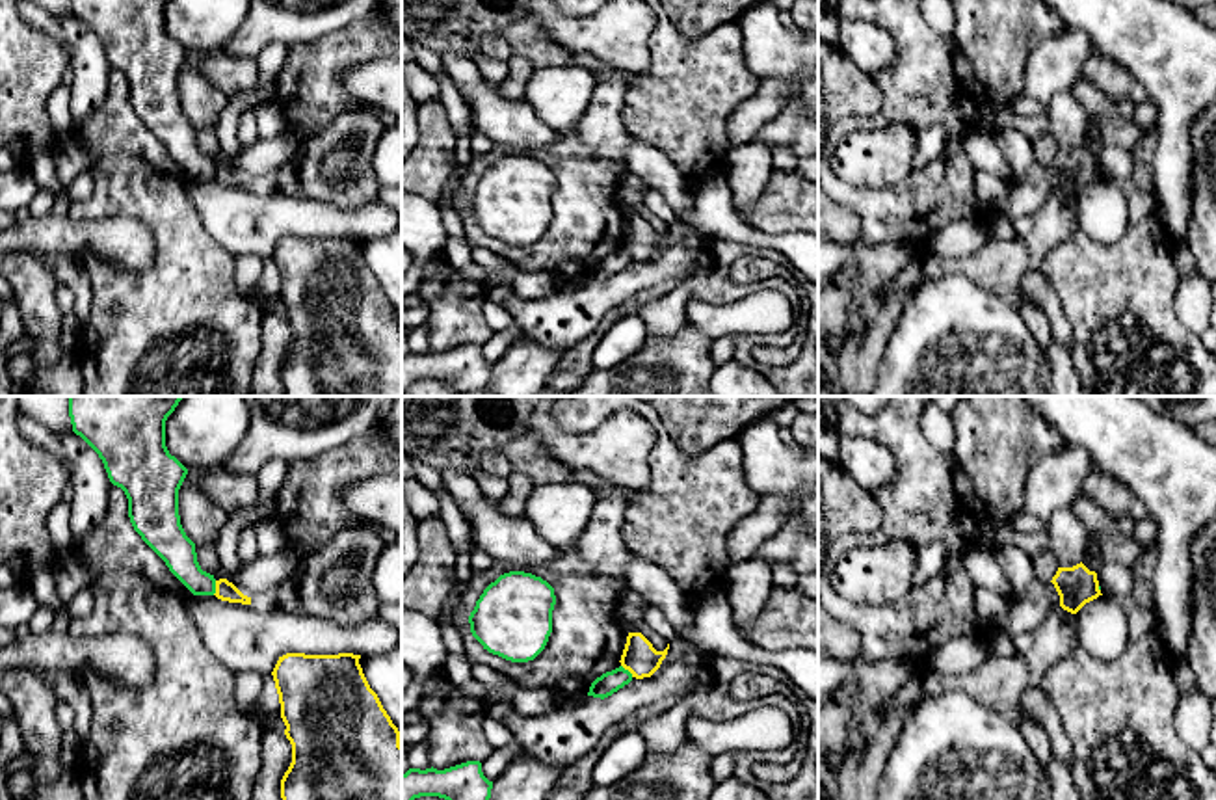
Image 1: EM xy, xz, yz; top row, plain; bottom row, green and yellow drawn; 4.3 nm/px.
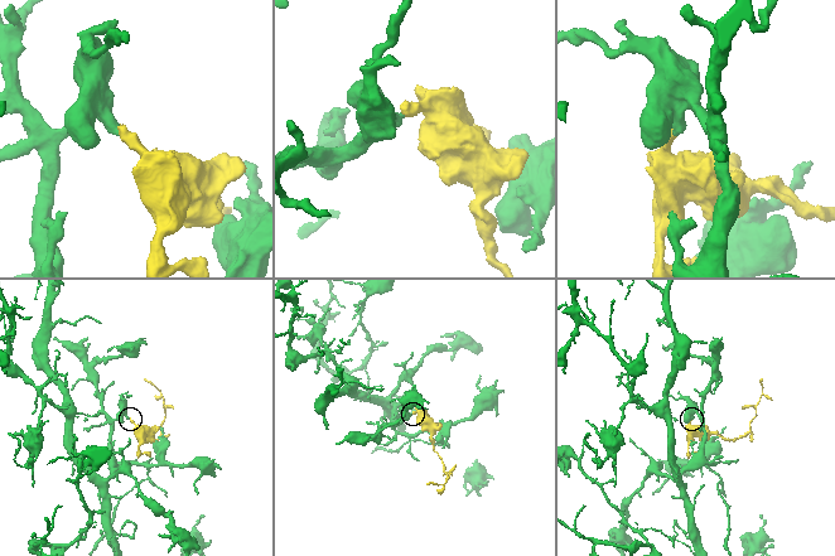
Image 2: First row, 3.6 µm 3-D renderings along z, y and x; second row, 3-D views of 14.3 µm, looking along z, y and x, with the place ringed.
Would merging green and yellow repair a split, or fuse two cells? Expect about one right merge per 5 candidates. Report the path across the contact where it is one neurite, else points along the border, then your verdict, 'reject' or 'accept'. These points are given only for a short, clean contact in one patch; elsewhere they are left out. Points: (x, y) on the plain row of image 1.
border along xy (216, 164), (212, 177); reject

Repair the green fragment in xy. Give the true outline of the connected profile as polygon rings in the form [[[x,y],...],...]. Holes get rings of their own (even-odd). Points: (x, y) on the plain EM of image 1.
[[[71,0],[73,15],[102,43],[108,61],[128,82],[128,100],[141,123],[193,177],[214,179],[214,158],[201,153],[195,127],[178,99],[178,73],[188,52],[165,30],[167,0]]]

